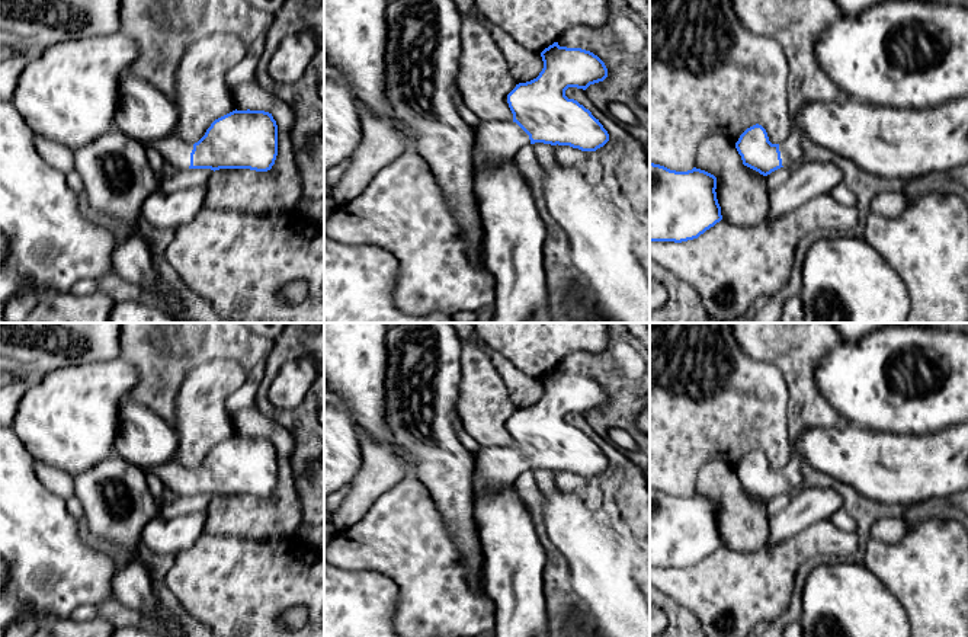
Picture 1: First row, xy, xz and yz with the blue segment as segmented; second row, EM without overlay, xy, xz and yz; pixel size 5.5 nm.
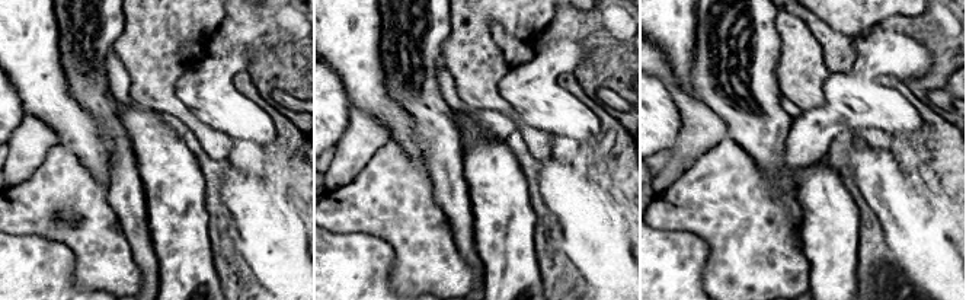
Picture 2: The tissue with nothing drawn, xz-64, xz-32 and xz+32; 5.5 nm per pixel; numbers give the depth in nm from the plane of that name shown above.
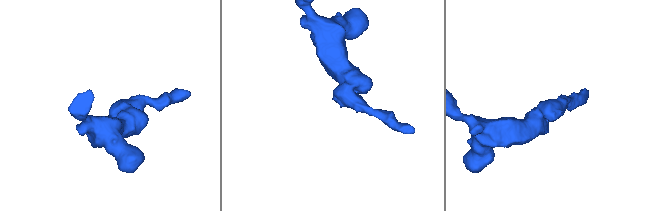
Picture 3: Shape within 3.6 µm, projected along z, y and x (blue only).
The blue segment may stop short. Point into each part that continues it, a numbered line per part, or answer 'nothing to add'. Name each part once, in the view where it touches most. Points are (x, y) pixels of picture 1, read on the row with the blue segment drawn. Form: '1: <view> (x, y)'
1: xy (173, 150)

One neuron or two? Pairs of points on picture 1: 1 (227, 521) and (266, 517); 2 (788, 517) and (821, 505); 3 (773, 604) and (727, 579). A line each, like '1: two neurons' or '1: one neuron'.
1: one neuron
2: one neuron
3: one neuron

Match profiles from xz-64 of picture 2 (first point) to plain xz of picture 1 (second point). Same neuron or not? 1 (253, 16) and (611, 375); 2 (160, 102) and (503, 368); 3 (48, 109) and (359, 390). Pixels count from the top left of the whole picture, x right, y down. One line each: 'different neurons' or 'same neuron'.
1: same neuron
2: different neurons
3: same neuron

